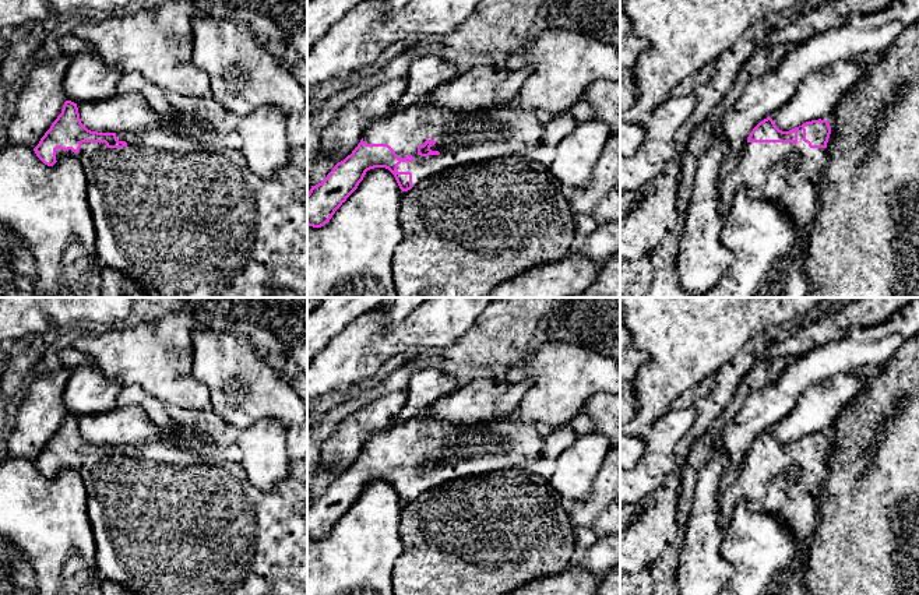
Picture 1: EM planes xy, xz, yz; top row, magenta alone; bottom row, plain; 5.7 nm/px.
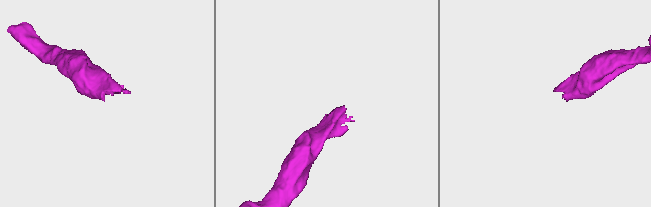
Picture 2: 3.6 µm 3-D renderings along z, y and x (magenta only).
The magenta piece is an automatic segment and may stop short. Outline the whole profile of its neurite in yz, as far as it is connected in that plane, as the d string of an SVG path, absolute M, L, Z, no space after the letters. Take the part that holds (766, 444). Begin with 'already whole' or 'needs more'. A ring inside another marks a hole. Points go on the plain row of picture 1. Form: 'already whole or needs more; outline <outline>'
needs more; outline M768 429L760 434L743 458L733 485L721 494L721 524L729 524L739 499L746 499L754 513L778 515L802 541L810 541L818 521L820 492L827 476L827 455L831 440L827 433L806 434L789 444L779 443Z

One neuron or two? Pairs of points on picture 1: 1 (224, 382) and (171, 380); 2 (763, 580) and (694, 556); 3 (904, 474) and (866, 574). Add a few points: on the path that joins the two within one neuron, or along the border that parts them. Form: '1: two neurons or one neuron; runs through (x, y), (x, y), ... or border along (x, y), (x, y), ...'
1: two neurons; border along (193, 349), (193, 376), (207, 390), (210, 408)
2: two neurons; border along (721, 539), (721, 556), (732, 569), (728, 580)
3: one neuron; runs through (890, 499), (883, 506), (883, 549)

